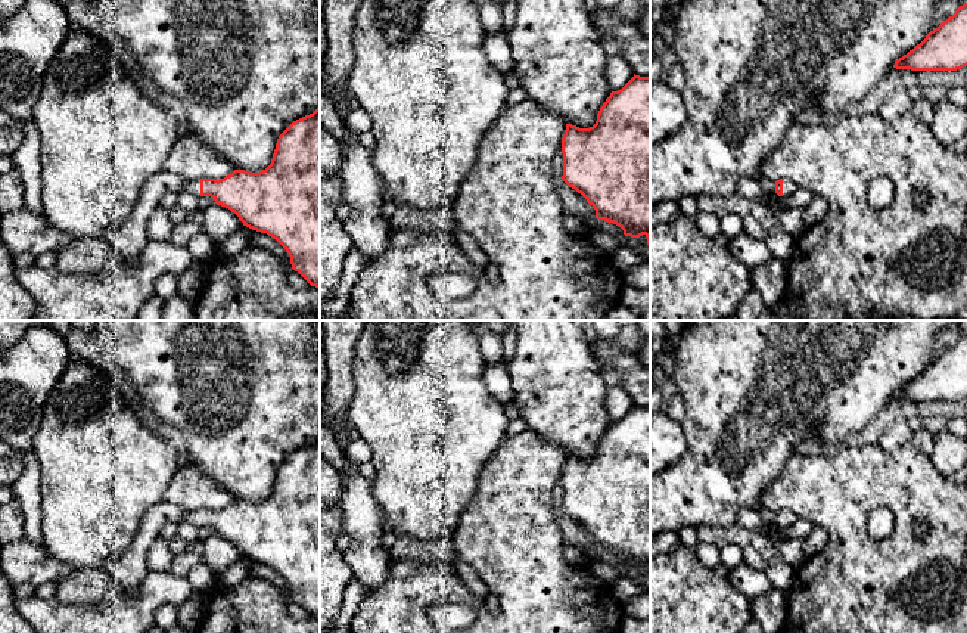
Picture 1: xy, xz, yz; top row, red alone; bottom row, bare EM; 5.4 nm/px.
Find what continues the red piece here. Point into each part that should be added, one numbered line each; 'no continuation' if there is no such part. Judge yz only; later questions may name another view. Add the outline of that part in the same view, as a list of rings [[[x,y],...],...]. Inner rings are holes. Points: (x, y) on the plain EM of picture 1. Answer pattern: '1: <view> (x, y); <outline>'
1: yz (789, 518); [[[783,509],[783,527],[790,527],[797,521],[797,516],[790,509]]]

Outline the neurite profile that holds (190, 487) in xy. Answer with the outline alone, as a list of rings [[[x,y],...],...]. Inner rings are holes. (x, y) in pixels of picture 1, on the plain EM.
[[[189,459],[174,474],[164,500],[175,503],[186,511],[224,509],[234,502],[231,494],[215,485],[215,482]]]

